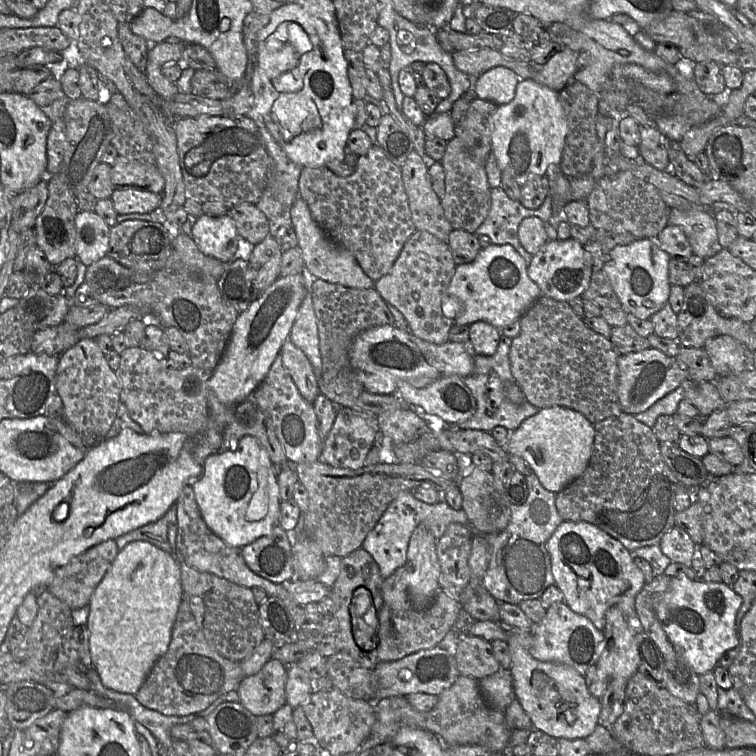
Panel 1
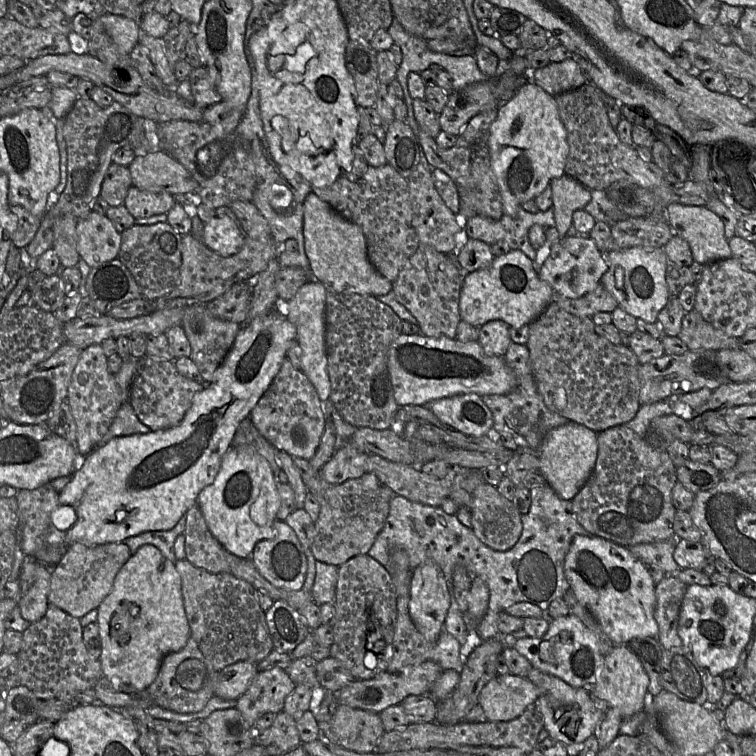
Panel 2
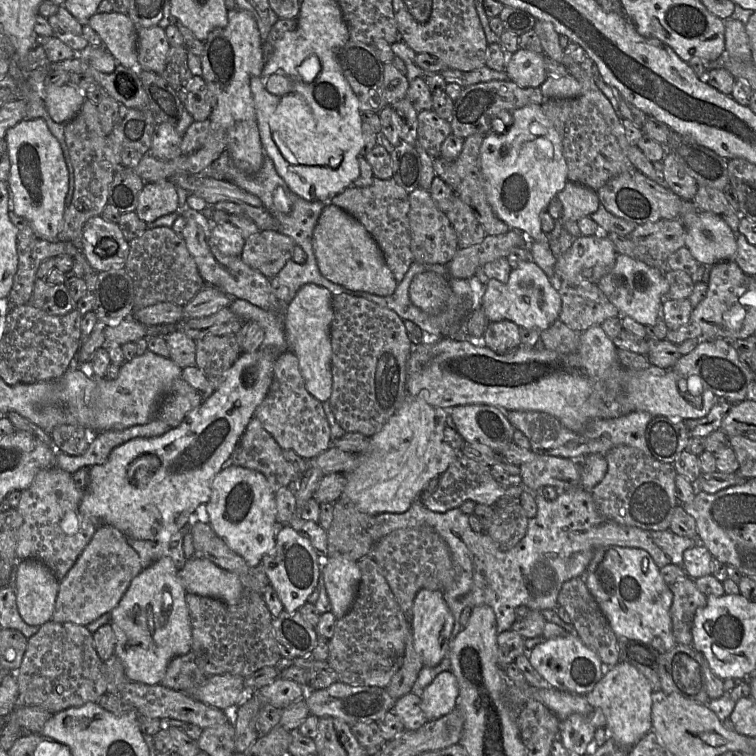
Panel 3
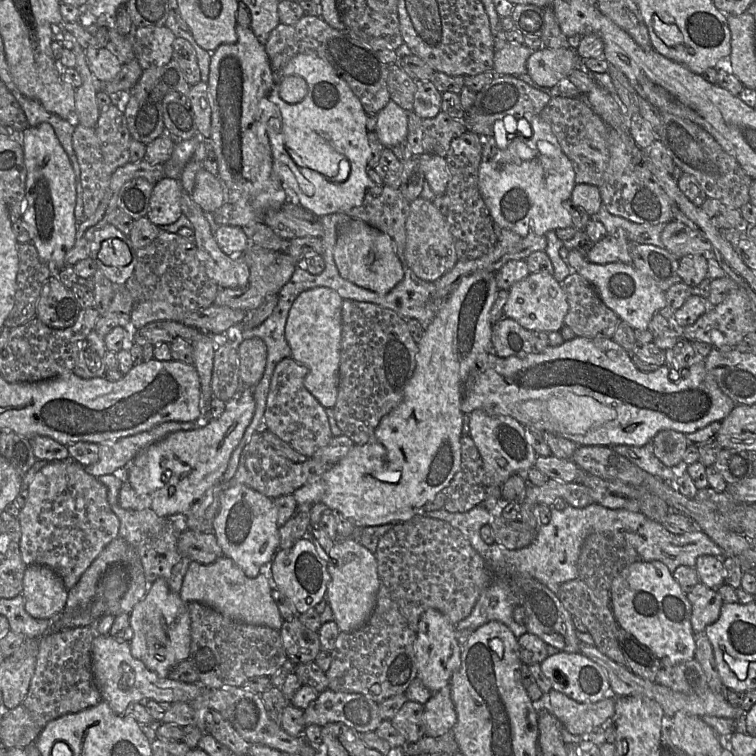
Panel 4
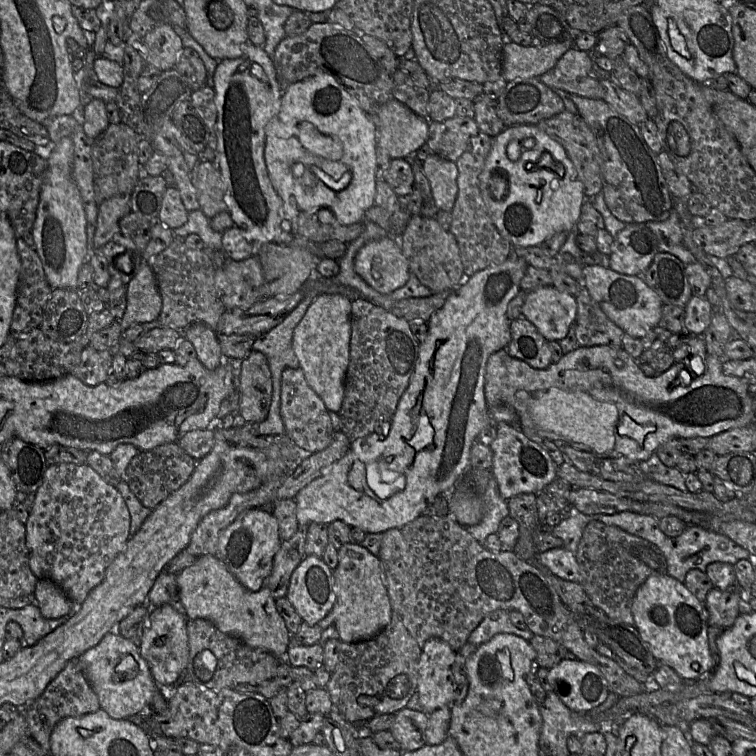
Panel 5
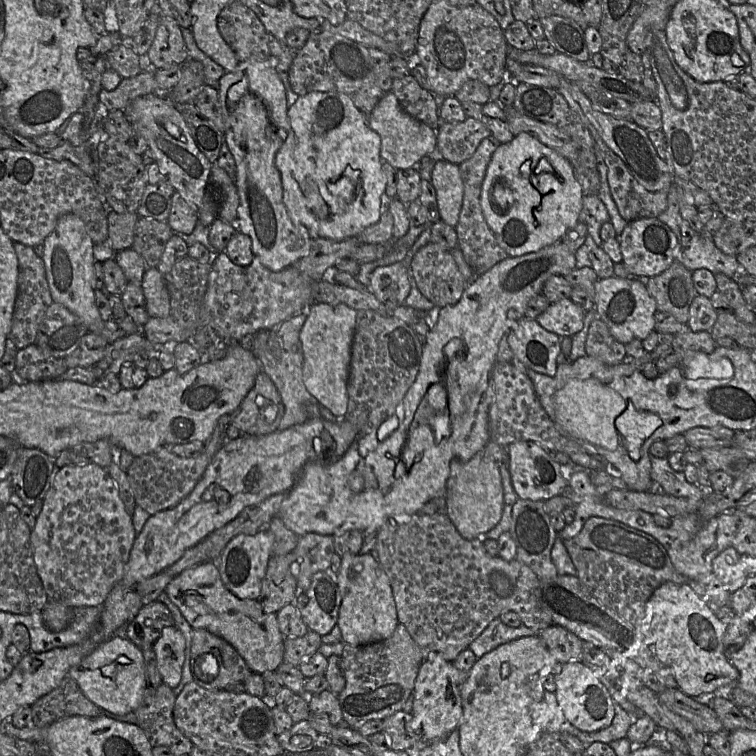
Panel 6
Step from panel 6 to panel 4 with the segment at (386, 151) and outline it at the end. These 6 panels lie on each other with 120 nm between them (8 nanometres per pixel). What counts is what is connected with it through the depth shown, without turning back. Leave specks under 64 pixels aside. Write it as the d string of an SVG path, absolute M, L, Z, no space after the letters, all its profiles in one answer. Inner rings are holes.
M391 101L377 114L376 134L387 148L402 145L408 133L409 111Z

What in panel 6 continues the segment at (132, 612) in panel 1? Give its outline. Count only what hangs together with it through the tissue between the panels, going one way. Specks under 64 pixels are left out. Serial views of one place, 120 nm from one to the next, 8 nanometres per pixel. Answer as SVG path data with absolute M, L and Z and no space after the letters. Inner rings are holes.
M176 626L165 627L152 648L163 683L174 689L182 679L186 640Z

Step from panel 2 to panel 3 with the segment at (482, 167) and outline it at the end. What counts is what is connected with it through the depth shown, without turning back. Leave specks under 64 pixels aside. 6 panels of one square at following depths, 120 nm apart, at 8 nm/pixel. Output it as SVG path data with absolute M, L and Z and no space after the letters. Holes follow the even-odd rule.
M473 134L464 139L459 156L454 160L446 160L441 156L433 159L433 169L437 176L445 181L463 202L469 205L482 224L487 235L496 236L507 233L510 227L499 219L491 208L480 170L480 147L486 135Z

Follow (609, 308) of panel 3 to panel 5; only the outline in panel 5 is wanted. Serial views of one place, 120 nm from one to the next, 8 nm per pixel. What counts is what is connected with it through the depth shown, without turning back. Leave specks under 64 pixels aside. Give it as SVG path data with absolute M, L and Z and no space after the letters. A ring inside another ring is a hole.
M583 283L575 299L577 314L573 328L579 346L621 348L624 331L606 316Z

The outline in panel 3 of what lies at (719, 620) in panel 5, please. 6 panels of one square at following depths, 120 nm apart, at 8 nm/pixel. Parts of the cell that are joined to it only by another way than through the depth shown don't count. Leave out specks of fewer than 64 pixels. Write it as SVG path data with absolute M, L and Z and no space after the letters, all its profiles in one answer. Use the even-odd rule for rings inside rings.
M690 577L679 579L671 584L669 588L673 594L673 601L670 608L672 633L677 644L691 645L693 641L692 625L696 611L704 607L707 602L707 595L702 593Z

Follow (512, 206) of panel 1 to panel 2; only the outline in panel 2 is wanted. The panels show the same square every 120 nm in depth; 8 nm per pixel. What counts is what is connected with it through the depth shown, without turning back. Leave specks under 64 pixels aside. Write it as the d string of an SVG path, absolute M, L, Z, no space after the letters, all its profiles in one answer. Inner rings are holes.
M553 208L537 213L520 209L516 217L504 214L499 220L474 215L463 222L463 238L478 239L486 244L506 243L534 261L537 249L533 248L528 237L528 231L534 224L544 228L555 227Z

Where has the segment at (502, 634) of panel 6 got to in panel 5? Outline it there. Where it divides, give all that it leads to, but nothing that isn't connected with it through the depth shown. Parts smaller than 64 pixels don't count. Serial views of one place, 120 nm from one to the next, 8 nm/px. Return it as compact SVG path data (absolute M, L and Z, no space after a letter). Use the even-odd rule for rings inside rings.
M500 609L489 613L473 630L468 641L475 647L478 647L500 633L513 634L528 642L534 636L534 633L528 628L521 630L514 626L510 621L509 611Z

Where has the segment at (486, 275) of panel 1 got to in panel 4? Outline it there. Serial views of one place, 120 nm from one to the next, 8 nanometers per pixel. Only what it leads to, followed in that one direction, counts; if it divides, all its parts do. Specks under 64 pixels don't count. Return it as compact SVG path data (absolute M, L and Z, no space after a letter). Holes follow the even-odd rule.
M531 273L513 284L503 308L503 317L510 318L523 328L539 332L559 332L568 313L568 302L561 284L548 273Z

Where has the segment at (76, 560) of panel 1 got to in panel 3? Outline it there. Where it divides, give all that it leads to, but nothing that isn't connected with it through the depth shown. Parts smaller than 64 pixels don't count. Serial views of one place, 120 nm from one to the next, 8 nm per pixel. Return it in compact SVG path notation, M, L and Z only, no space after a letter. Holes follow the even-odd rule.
M102 524L69 572L59 580L52 621L87 626L117 607L132 580L143 570L137 552L117 528Z

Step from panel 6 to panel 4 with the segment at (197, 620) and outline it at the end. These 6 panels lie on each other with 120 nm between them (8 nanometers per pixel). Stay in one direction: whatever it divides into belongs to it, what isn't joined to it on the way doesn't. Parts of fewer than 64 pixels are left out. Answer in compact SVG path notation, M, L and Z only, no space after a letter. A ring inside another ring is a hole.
M222 556L211 564L190 562L183 578L181 599L188 603L199 602L222 615L243 623L263 625L279 631L284 620L271 597L271 588L265 576L249 578L230 558Z

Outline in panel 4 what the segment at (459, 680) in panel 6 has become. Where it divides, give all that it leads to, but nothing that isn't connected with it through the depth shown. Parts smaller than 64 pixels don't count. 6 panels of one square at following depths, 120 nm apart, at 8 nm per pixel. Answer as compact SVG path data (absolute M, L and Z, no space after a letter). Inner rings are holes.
M429 608L420 617L418 629L416 631L415 642L416 655L416 675L422 681L424 686L432 693L439 691L441 688L450 684L452 675L461 665L461 651L457 640L457 631L455 625L450 619L440 611Z

